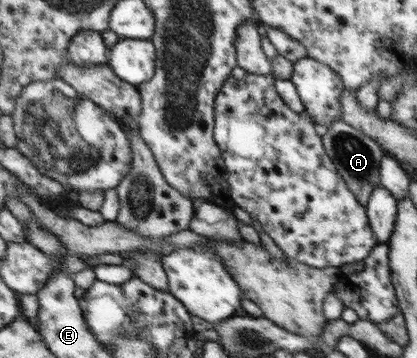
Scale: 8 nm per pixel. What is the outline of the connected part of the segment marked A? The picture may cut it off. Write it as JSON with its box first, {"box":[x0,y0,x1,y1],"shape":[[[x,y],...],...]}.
{"box":[321,122,385,207],"shape":[[[334,122],[326,130],[321,130],[321,137],[327,156],[335,165],[337,173],[345,179],[349,191],[357,197],[357,201],[366,207],[371,191],[380,185],[379,171],[385,156],[384,149],[373,138],[343,122]]]}

